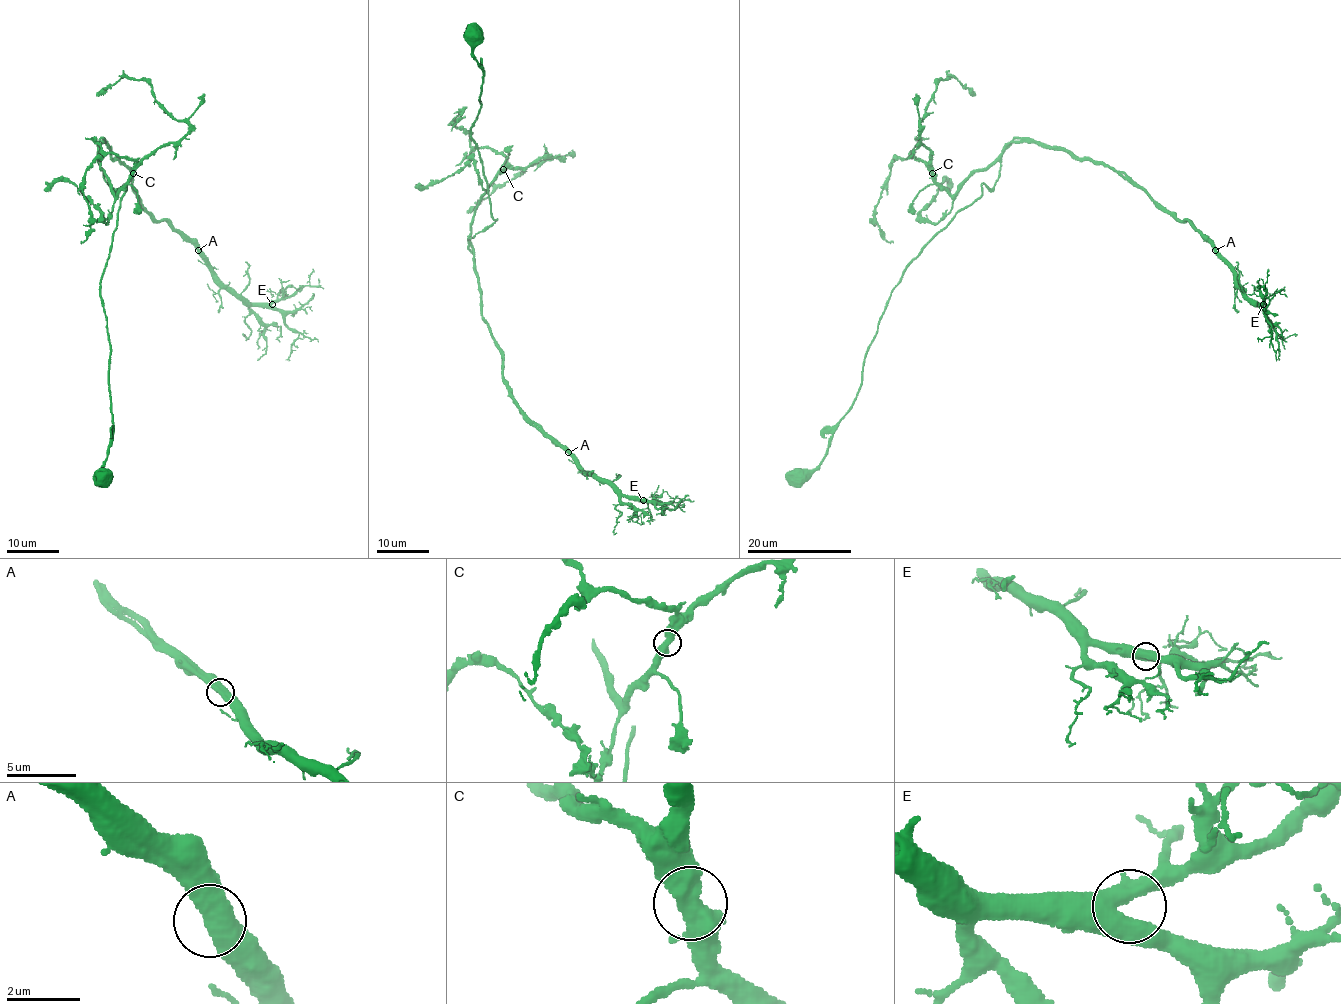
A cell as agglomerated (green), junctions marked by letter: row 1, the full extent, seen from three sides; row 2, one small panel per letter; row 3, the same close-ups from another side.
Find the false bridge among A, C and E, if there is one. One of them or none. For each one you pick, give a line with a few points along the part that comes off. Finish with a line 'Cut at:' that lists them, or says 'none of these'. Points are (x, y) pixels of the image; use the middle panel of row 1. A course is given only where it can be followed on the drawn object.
Cut at: none of these

